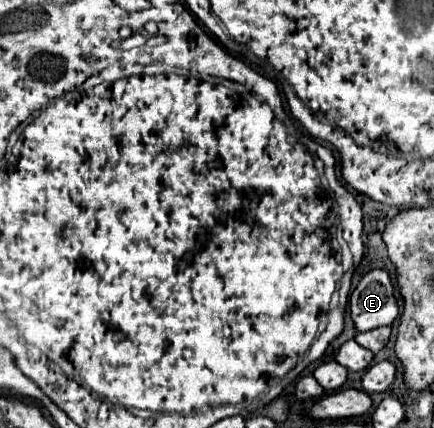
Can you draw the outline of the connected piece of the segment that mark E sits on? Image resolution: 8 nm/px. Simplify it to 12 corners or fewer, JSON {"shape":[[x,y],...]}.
{"shape":[[369,271],[351,291],[357,331],[391,325],[399,315],[387,271]]}

